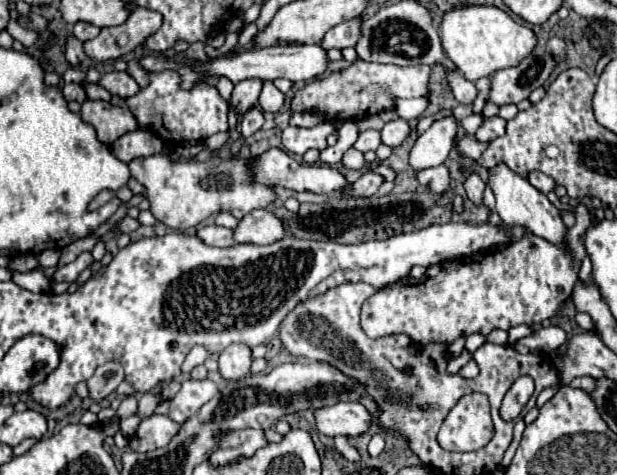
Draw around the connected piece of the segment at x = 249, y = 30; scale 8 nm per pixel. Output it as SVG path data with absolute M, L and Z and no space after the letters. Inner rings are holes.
M249 23L249 25L239 33L239 41L237 41L237 45L235 45L227 55L237 55L237 53L239 53L239 49L241 49L241 47L245 47L245 43L249 43L249 41L255 37L255 33L257 33L255 23Z

